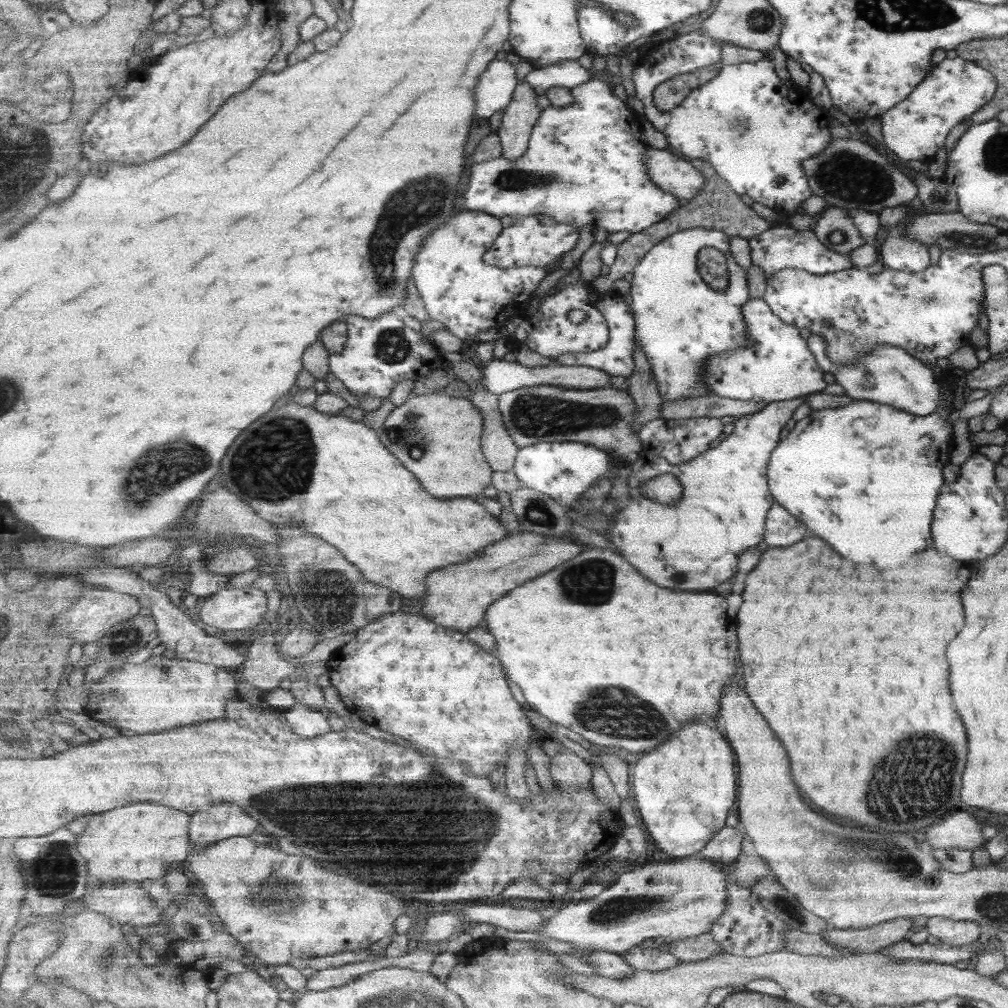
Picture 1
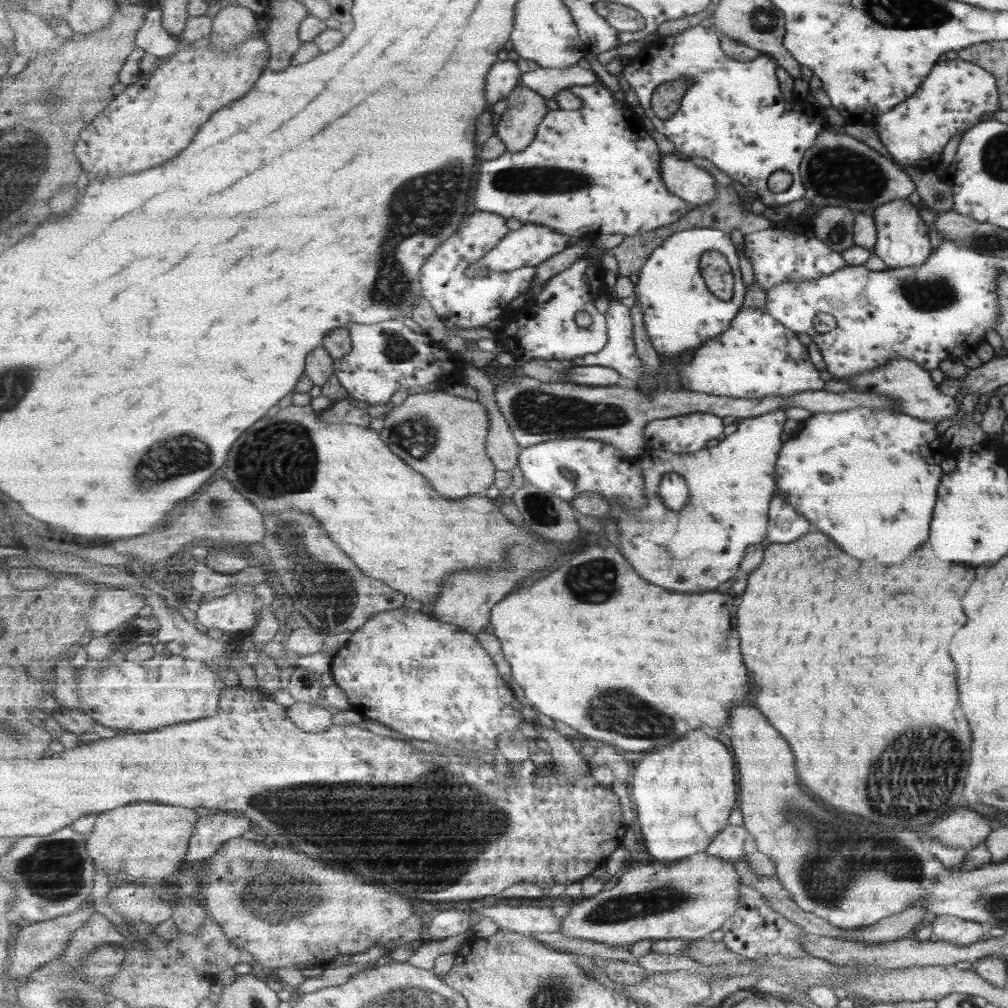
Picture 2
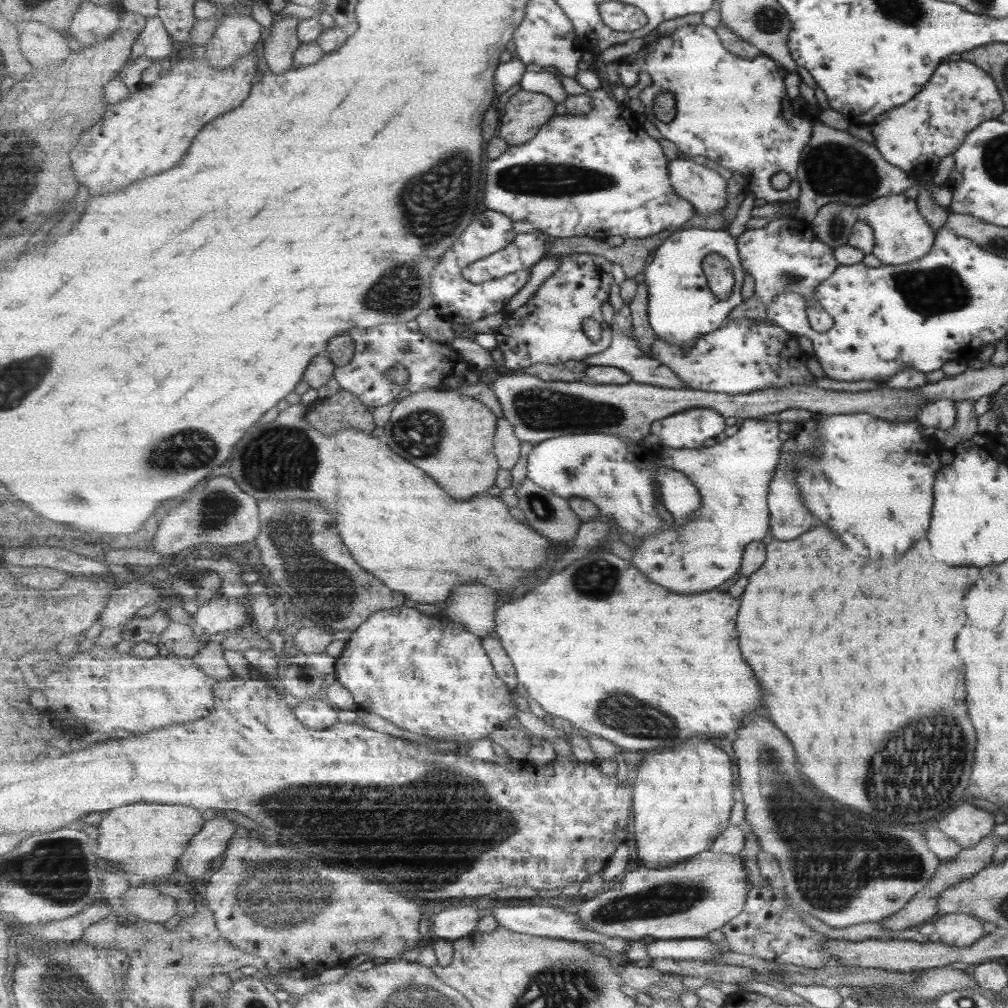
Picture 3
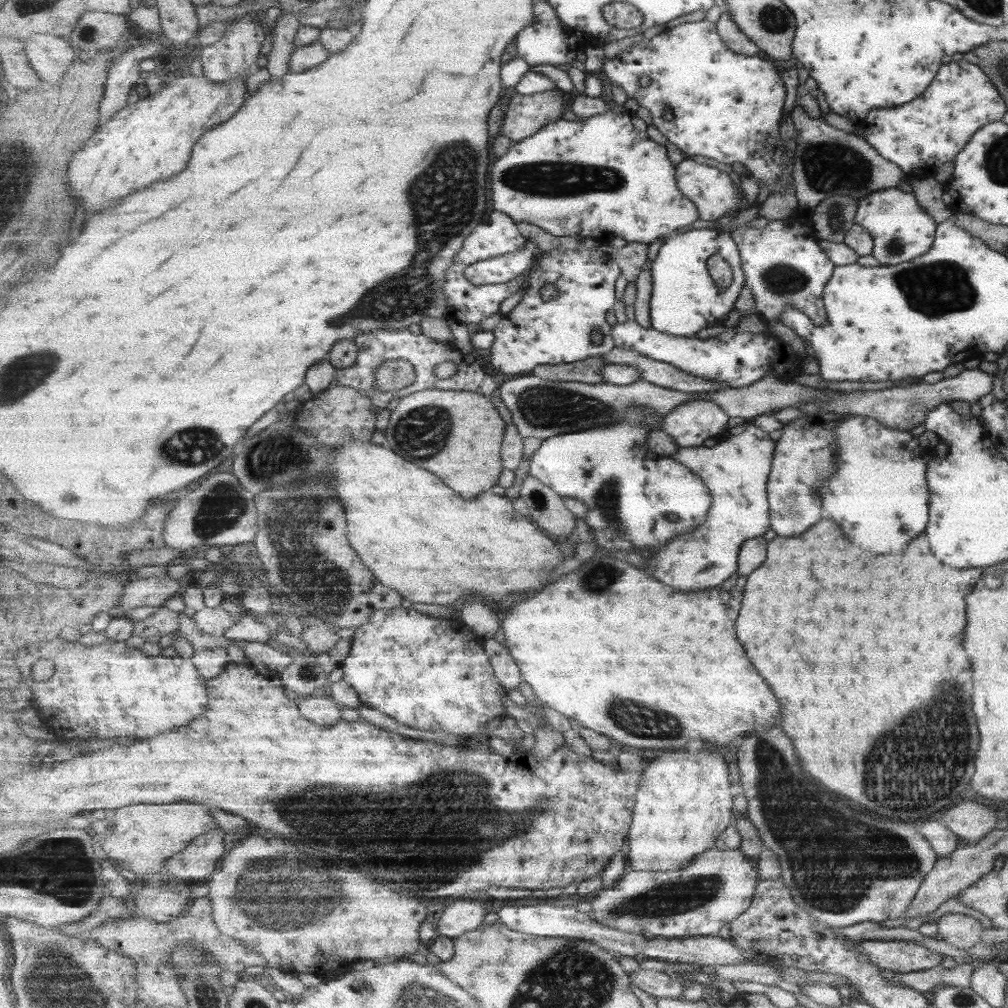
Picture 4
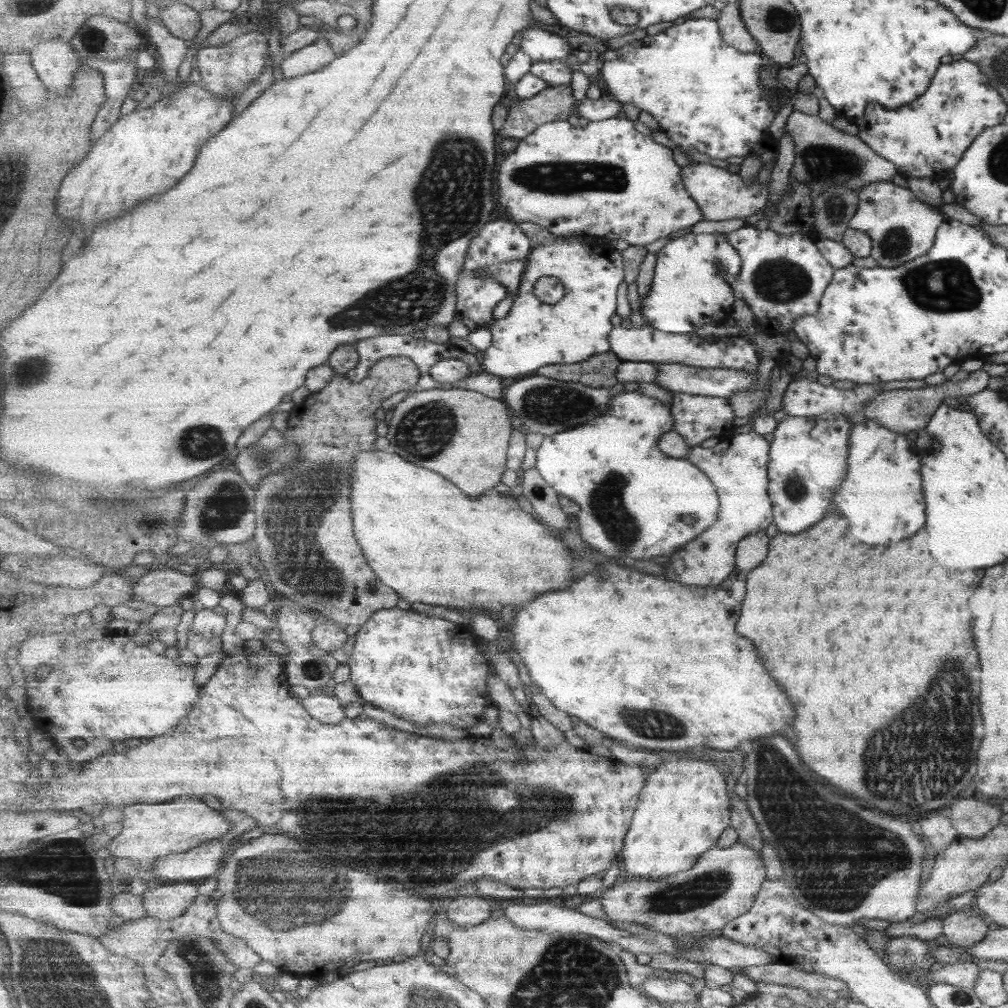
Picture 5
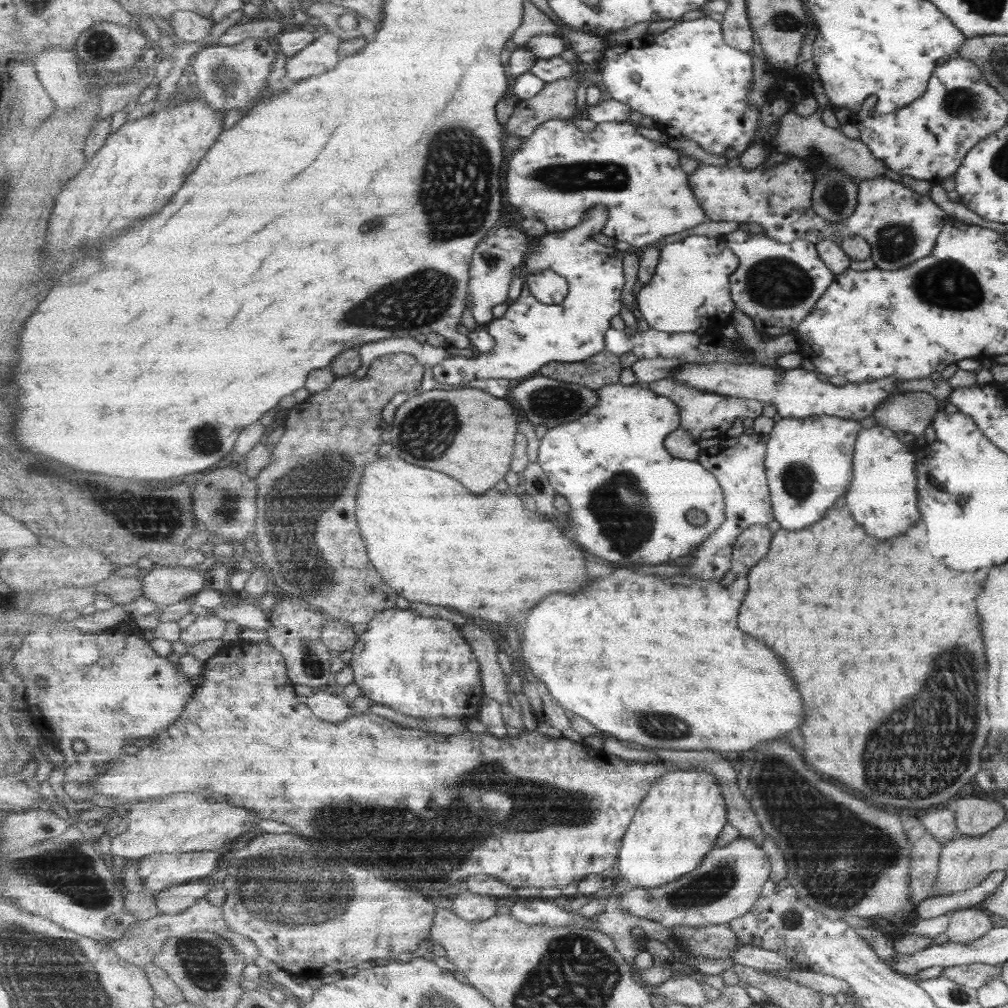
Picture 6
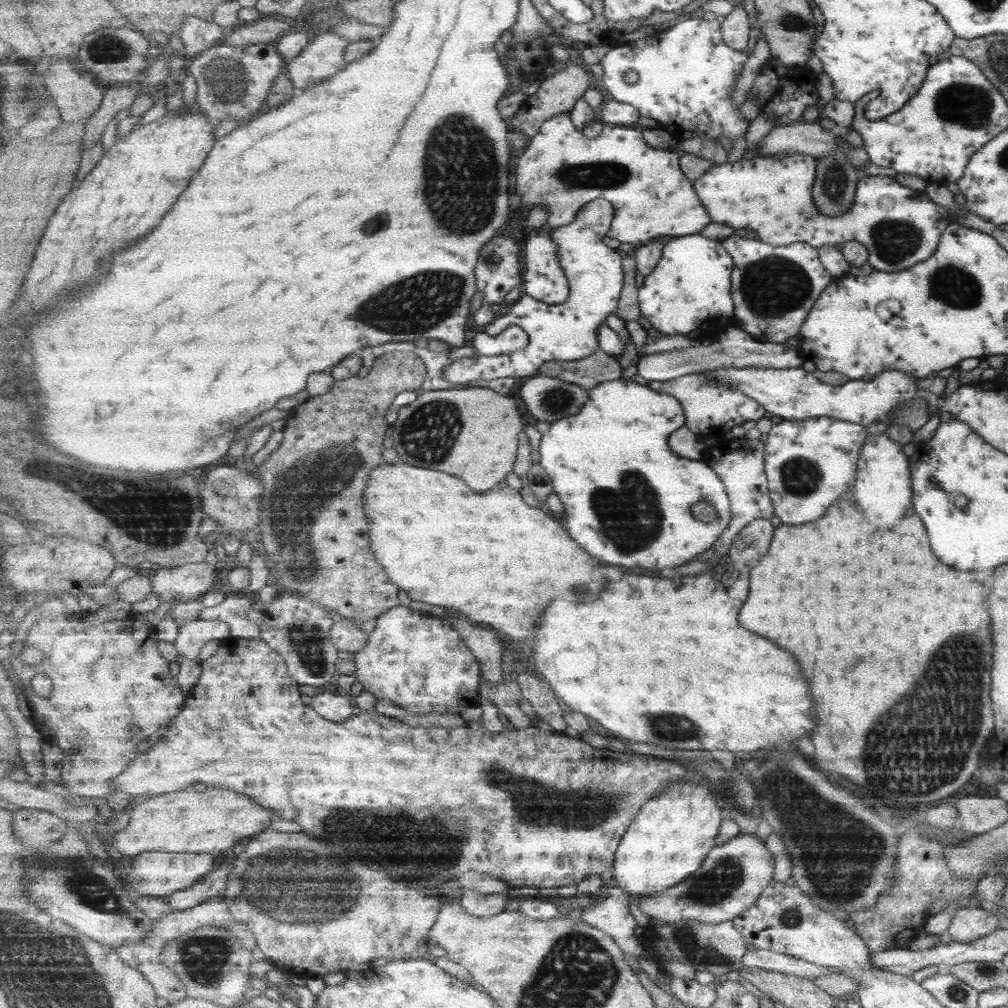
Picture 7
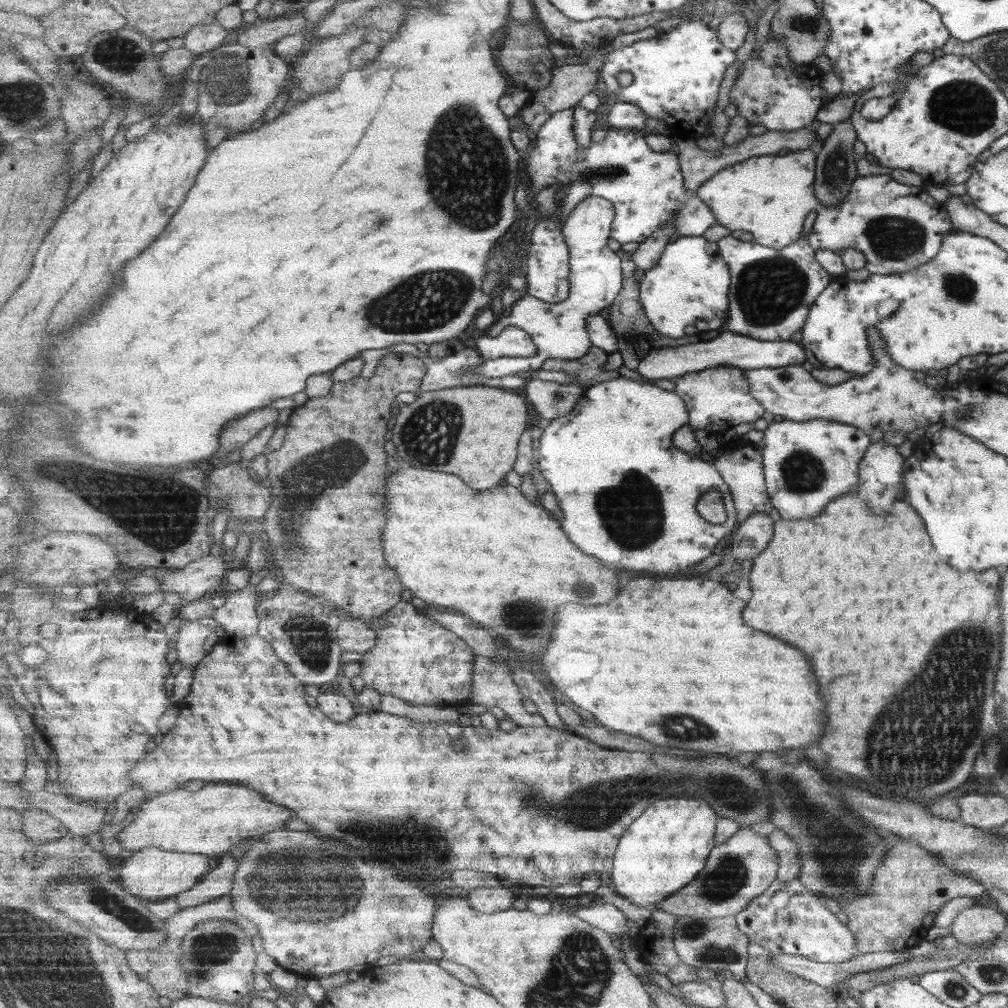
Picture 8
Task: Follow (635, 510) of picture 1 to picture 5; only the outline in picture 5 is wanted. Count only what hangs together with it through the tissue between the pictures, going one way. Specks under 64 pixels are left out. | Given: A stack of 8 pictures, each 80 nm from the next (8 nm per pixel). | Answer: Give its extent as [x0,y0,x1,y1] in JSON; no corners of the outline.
[667,430,772,586]

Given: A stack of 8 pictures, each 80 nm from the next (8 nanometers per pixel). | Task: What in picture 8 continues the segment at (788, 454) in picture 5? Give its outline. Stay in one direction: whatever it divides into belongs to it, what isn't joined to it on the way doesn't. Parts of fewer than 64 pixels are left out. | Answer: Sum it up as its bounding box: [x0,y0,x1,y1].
[762,420,869,519]

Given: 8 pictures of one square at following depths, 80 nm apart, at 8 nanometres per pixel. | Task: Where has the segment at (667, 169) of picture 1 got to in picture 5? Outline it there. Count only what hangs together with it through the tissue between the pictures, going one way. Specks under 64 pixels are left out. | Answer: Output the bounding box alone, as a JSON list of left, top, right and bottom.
[682,161,767,220]

